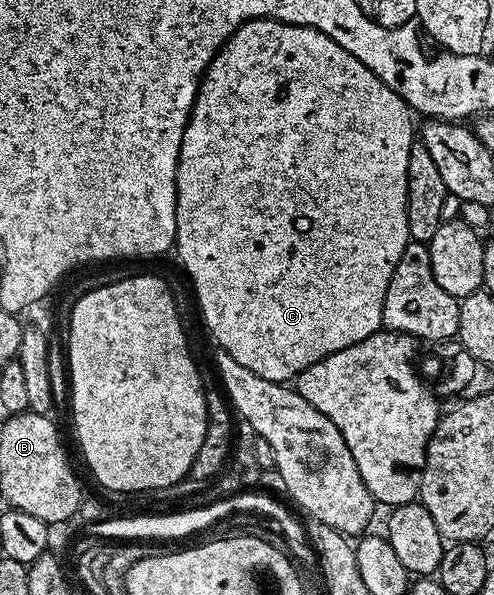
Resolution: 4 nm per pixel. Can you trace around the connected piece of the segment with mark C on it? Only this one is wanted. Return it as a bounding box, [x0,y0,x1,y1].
[175,20,415,382]

